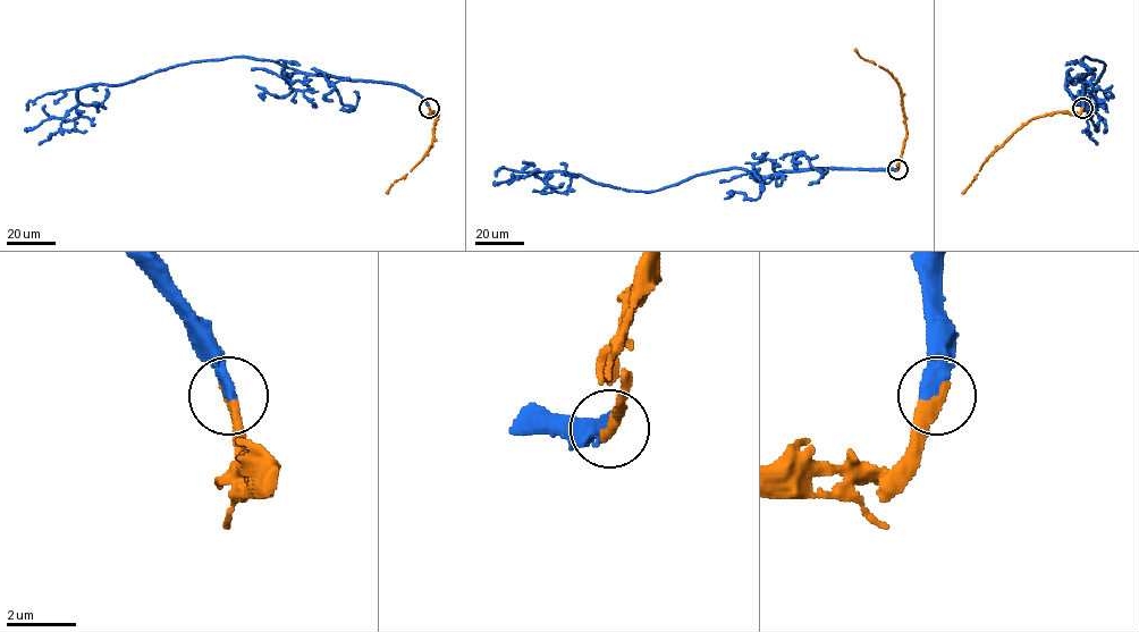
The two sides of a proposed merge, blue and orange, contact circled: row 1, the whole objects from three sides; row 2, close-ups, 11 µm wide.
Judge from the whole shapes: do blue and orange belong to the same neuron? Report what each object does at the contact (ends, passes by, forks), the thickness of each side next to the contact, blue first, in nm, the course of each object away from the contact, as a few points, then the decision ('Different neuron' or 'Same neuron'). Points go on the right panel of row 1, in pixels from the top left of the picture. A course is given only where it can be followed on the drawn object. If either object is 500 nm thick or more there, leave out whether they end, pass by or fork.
At the ring blue ends. At the ring orange ends. Thickness 420 nm (blue) against 400 nm. Course of blue: (1082, 108), (1087, 57), (1105, 65), (1085, 85), (1097, 104), (1088, 117), (1098, 129). Course of orange: (1082, 108), (1079, 112), (1054, 112), (1030, 119), (984, 161), (961, 193). Same neuron

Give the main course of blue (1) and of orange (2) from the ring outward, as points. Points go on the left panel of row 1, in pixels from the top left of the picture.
1: (429, 108), (398, 85), (229, 57), (177, 65), (120, 84), (83, 86), (77, 104), (64, 117), (24, 129)
2: (429, 108), (429, 112), (438, 114), (429, 150), (387, 193)

